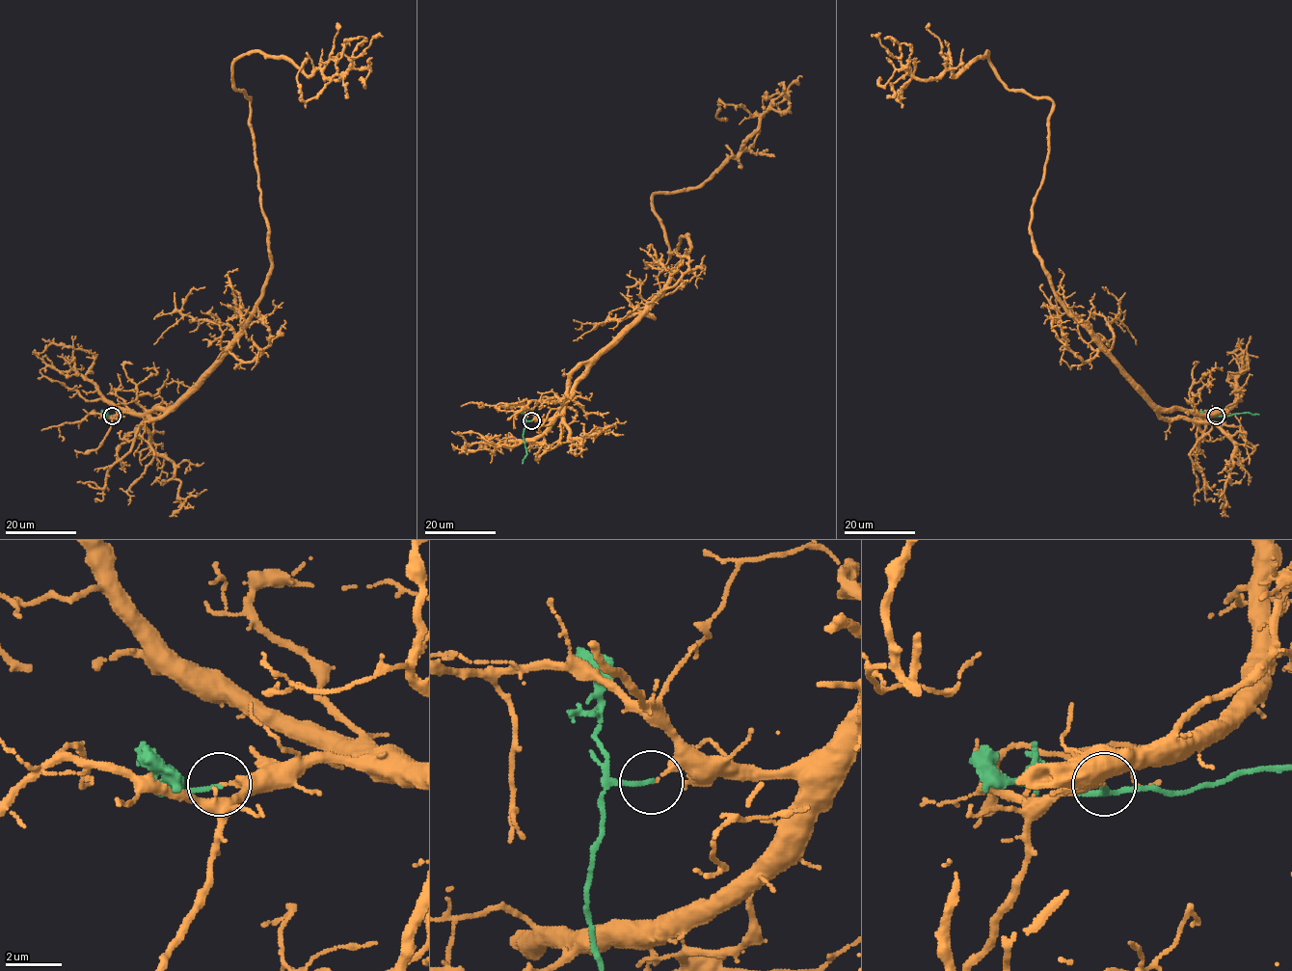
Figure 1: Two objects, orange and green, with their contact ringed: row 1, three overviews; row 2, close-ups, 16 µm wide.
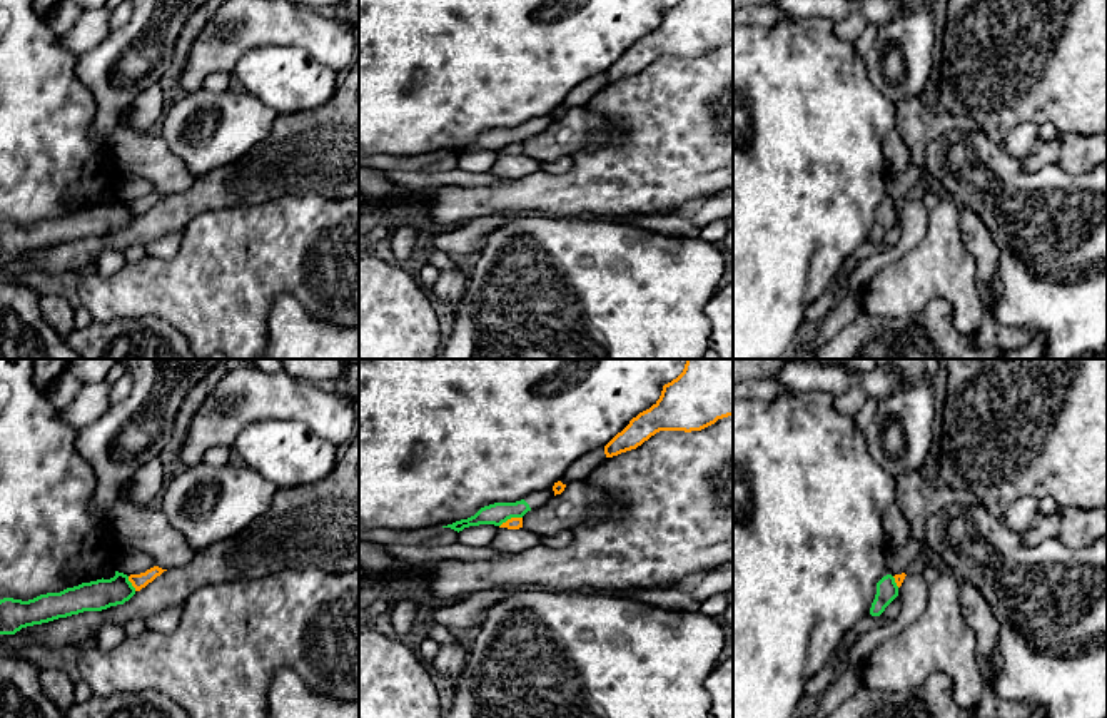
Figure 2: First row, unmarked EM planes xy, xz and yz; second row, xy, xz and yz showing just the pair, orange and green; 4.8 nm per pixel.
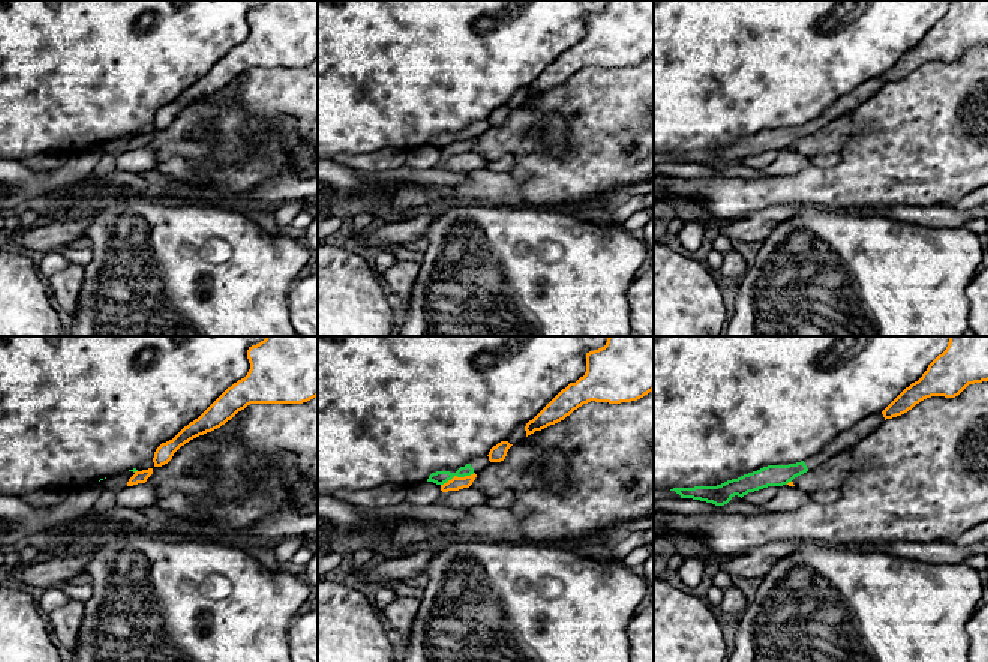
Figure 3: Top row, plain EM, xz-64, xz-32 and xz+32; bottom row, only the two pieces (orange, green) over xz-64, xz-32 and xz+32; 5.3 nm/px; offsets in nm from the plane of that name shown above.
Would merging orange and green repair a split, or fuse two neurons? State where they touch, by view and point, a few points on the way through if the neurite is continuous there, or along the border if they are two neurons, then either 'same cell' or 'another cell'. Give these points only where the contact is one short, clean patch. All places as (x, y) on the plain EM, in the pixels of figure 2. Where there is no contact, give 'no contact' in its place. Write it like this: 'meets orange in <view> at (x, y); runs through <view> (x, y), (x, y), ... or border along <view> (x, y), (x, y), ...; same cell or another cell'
meets orange in xz at (511, 144); border along xz (521, 142), (511, 142), (500, 152); another cell

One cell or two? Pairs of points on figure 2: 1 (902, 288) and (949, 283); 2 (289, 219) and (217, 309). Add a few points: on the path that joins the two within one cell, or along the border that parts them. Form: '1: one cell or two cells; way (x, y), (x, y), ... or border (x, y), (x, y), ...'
1: one cell; way (914, 283), (937, 283)
2: one cell; way (269, 241), (222, 288)

